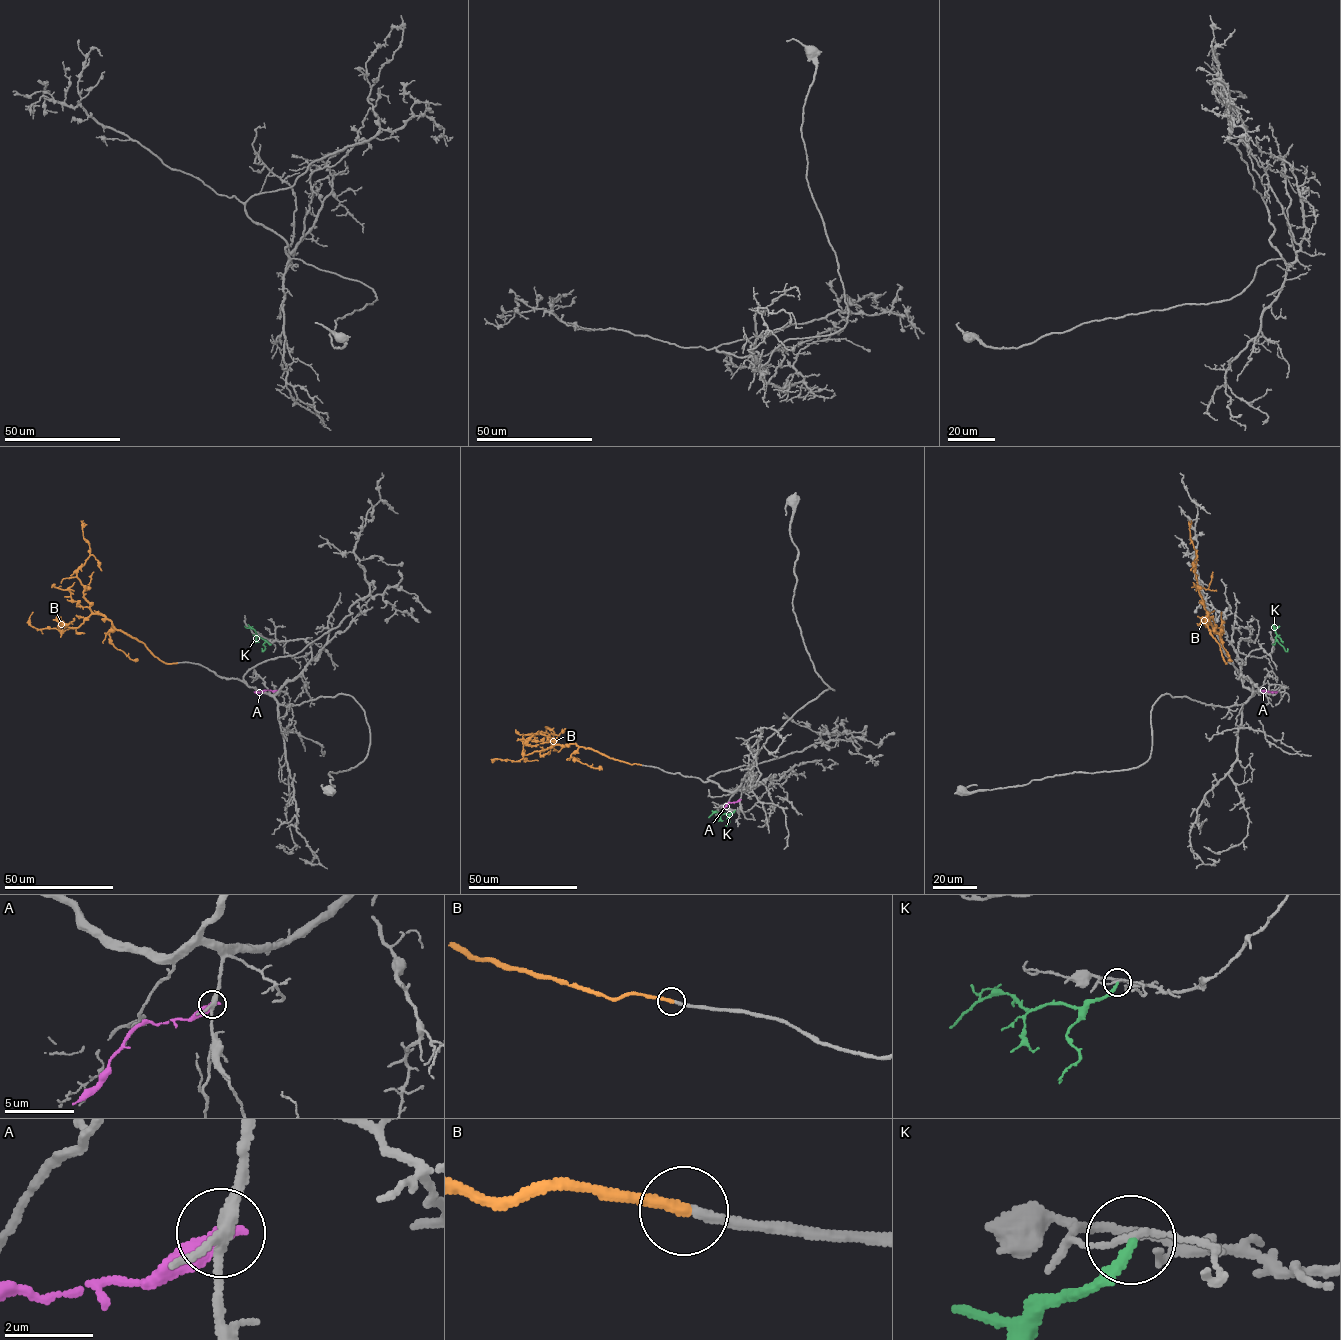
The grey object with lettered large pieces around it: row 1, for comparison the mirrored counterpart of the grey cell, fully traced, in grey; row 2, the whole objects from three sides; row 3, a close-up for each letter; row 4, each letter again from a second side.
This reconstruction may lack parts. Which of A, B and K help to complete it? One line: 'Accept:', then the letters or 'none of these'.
Accept: B

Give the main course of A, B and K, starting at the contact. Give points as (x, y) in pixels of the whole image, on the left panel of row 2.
A: (275, 690), (254, 692)
B: (177, 662), (158, 660), (142, 643), (90, 609), (77, 574), (90, 555), (83, 521)
K: (271, 644), (244, 626)

